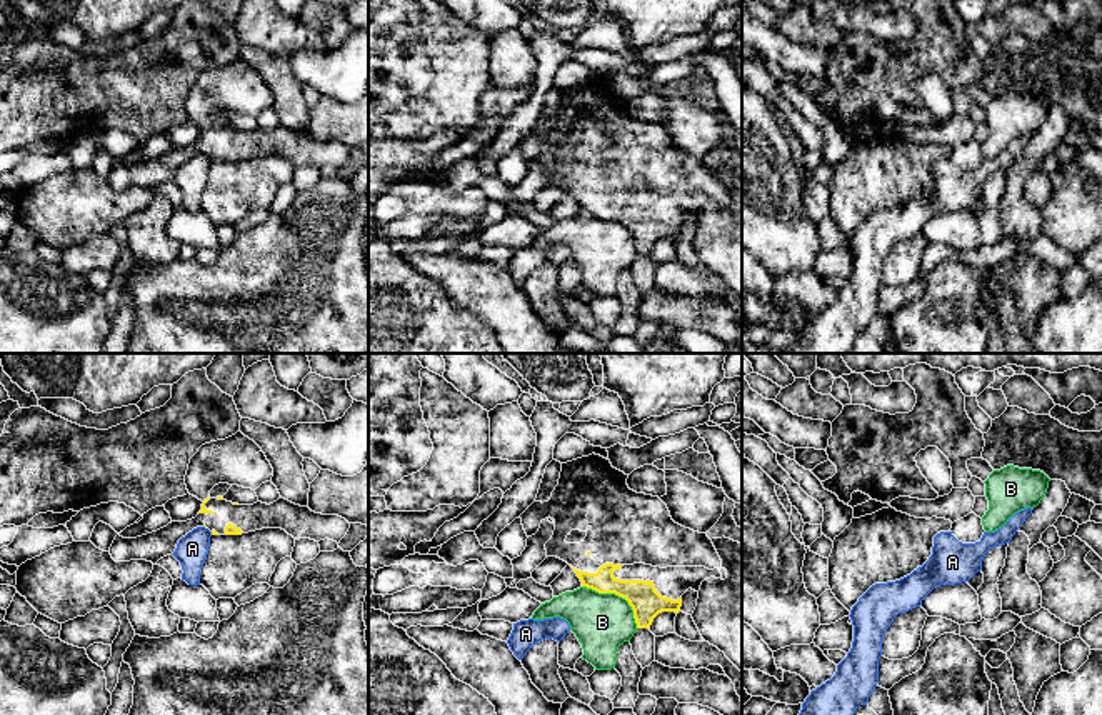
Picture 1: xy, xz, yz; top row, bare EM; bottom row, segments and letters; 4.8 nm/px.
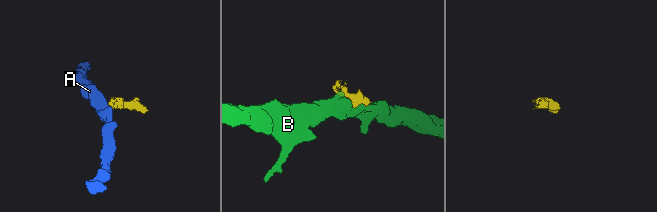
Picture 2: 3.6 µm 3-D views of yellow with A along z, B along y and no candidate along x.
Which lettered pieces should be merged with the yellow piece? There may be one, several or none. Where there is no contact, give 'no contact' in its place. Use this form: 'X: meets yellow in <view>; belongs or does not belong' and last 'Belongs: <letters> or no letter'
A: no contact; does not belong
B: meets yellow in xz; does not belong
Belongs: no letter

